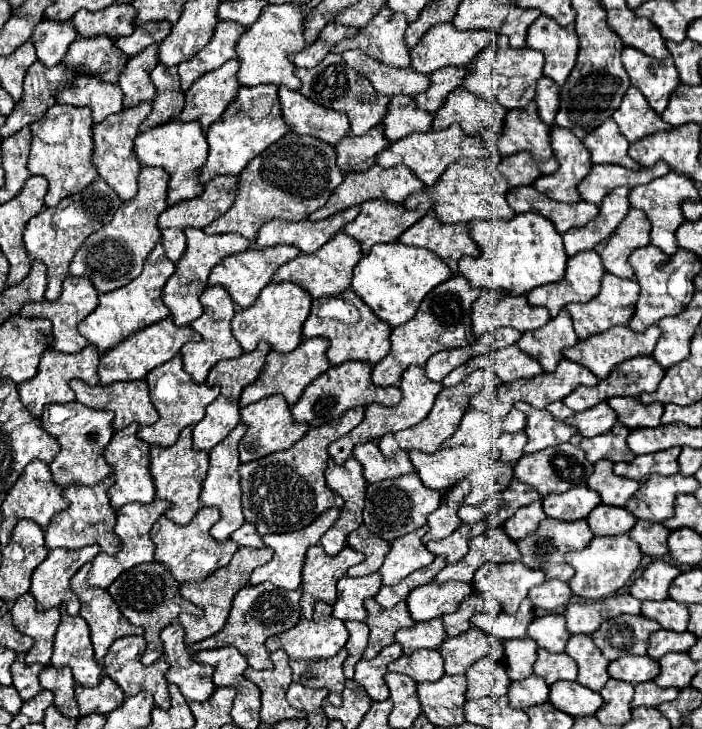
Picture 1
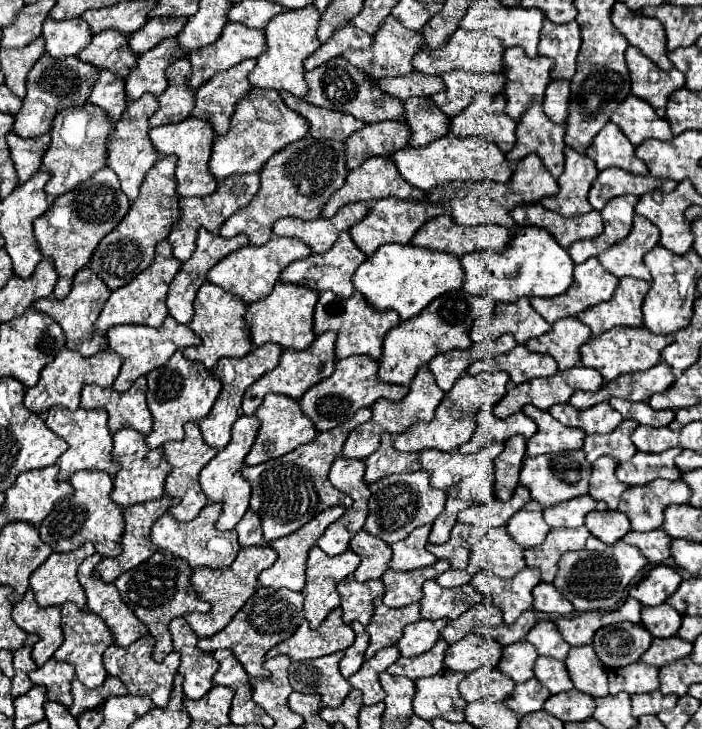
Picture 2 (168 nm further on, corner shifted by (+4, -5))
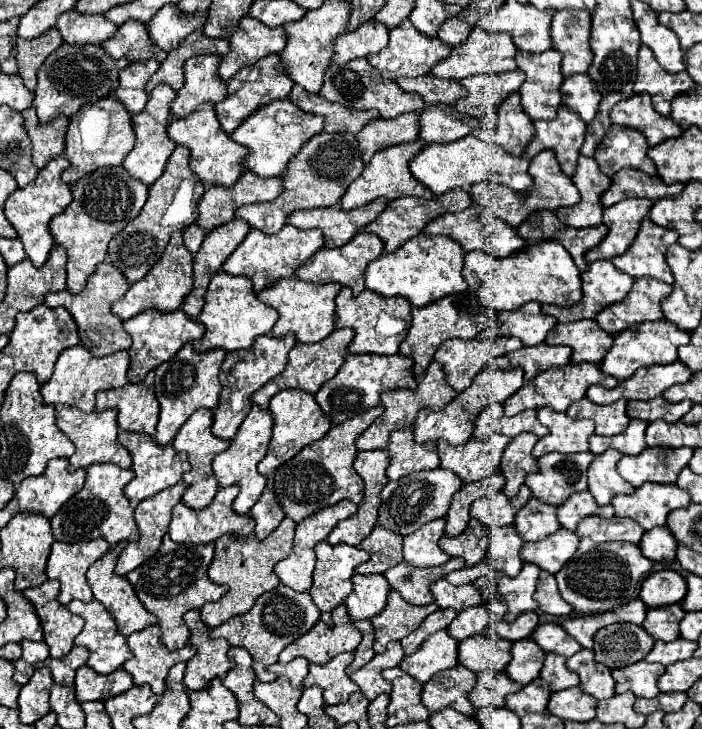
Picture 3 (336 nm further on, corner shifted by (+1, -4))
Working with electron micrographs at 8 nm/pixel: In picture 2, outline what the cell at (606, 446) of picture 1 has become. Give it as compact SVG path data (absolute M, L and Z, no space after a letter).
M623 421L613 433L587 435L585 443L583 443L583 451L587 455L587 461L593 463L595 459L599 459L603 455L609 455L617 463L629 461L637 453L635 445L629 441L629 437L637 425L639 423L635 423L635 421Z

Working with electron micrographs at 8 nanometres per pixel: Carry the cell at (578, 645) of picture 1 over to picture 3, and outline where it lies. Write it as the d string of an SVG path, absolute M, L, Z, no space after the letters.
M580 650L566 660L568 670L580 676L580 688L584 694L590 694L596 700L606 700L614 696L614 678L610 670L602 664L594 662L592 650Z

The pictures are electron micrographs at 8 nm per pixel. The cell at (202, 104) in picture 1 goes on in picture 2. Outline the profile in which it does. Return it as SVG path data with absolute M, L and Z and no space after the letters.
M245 59L233 69L213 75L205 85L195 89L193 117L207 119L215 135L225 135L235 103L251 89L247 75L255 67L255 59Z

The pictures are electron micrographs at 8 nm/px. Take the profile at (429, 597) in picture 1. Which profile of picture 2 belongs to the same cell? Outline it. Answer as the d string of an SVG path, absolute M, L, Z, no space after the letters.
M435 579L423 583L423 597L419 601L421 605L421 617L423 619L457 619L463 615L471 605L481 603L483 597L473 585L463 585L457 589L445 589Z

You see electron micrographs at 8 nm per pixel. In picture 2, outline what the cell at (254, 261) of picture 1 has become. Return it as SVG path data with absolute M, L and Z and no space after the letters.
M273 237L271 241L267 241L261 247L253 247L253 245L245 245L237 251L233 251L231 255L227 255L225 259L221 259L209 273L207 273L207 281L213 285L223 287L225 291L237 295L245 305L251 305L253 301L265 299L271 289L275 287L279 273L293 261L303 259L311 255L311 249L301 243L299 239L291 239L291 237Z

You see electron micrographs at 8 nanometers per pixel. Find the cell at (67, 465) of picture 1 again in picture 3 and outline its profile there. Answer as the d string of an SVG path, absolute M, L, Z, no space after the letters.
M58 404L56 406L56 426L74 442L76 452L70 456L70 470L78 468L88 468L90 464L96 462L112 462L122 468L132 468L132 458L124 446L118 444L118 422L116 422L116 410L106 410L106 412L82 412L78 408L72 408L68 404Z

